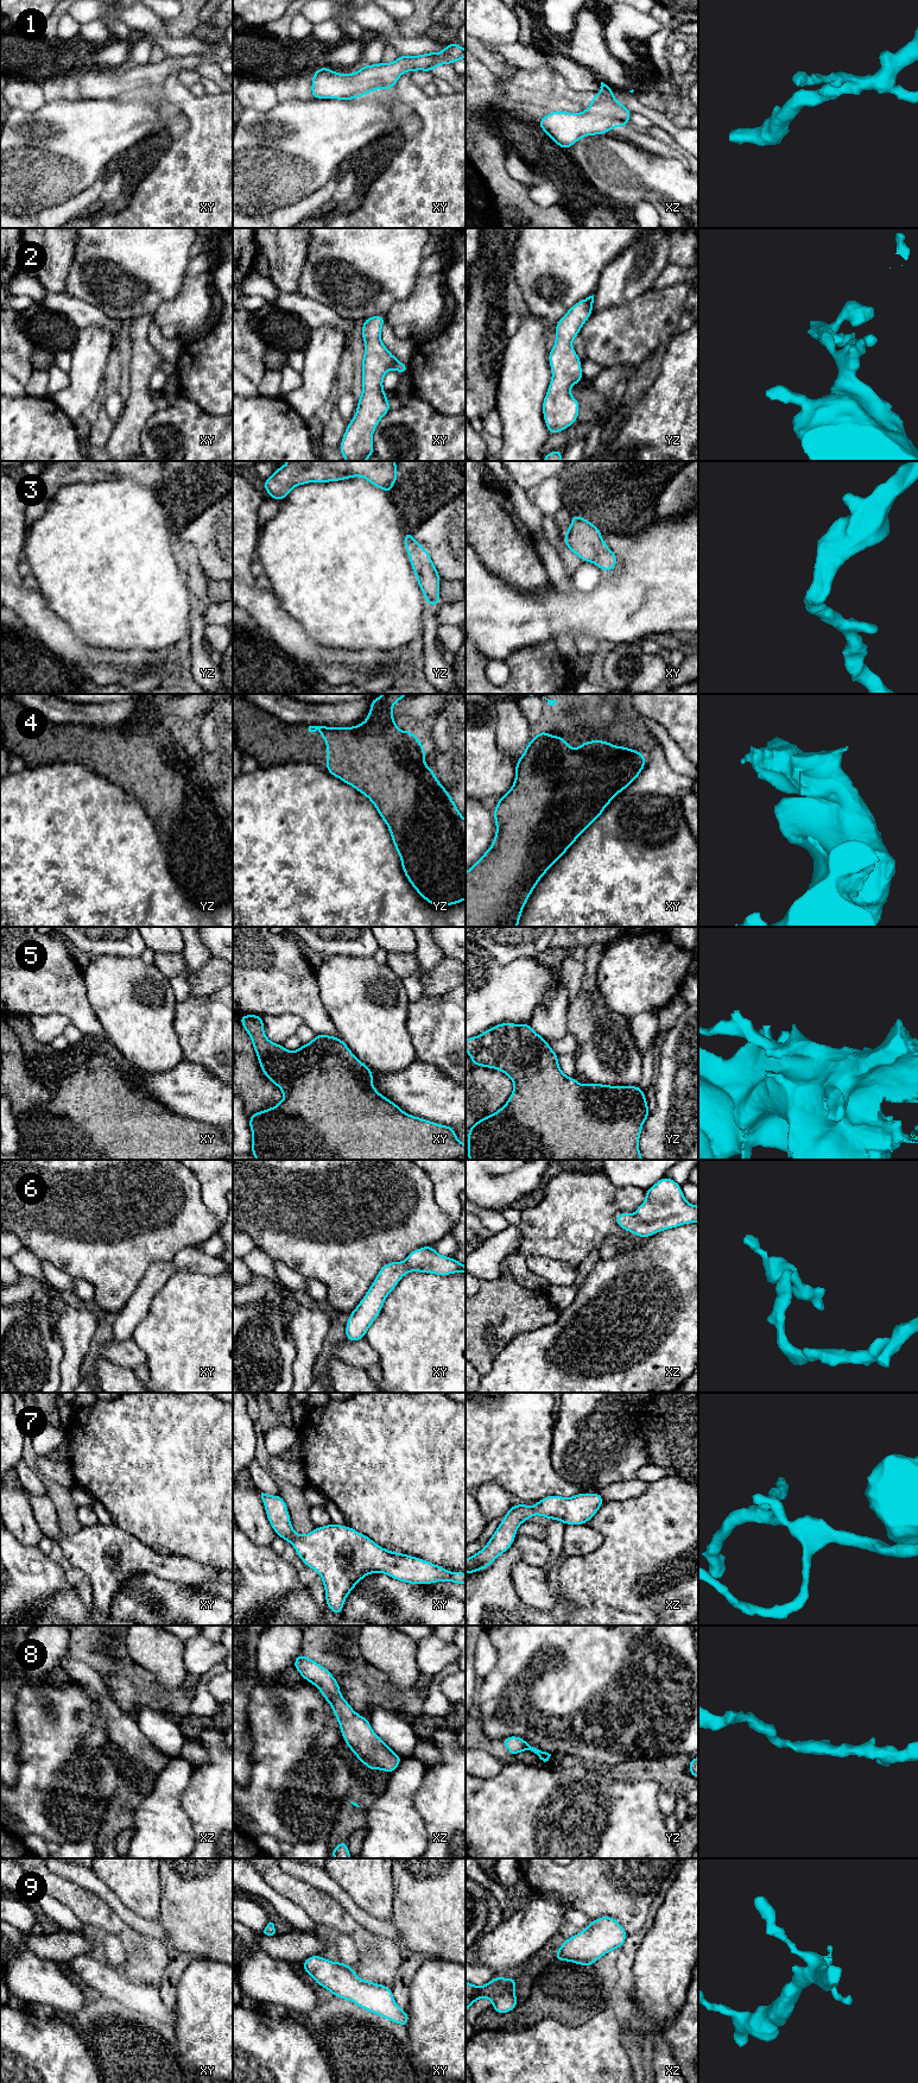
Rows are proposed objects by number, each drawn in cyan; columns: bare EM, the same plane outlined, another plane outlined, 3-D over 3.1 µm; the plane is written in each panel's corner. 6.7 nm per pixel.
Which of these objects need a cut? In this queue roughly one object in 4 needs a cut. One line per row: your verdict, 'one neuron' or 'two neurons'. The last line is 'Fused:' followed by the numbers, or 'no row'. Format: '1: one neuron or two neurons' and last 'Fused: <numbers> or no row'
1: one neuron
2: one neuron
3: one neuron
4: one neuron
5: one neuron
6: one neuron
7: one neuron
8: one neuron
9: one neuron
Fused: no row

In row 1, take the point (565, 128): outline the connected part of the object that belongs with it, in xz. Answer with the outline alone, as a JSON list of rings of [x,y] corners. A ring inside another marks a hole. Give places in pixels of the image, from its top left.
[[[601,82],[601,91],[590,97],[591,106],[581,113],[550,112],[538,125],[561,149],[570,149],[587,135],[606,134],[613,127],[626,127],[632,112],[610,93],[616,90]]]

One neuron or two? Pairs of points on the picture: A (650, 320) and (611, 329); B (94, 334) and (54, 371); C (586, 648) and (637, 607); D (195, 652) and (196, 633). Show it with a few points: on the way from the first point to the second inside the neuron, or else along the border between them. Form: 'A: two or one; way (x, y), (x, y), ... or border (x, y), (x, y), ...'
A: one; way (640, 326), (637, 329), (620, 329)
B: two; border (69, 373), (69, 383), (51, 396)
C: two; border (575, 639), (589, 636), (605, 647)
D: one; way (195, 648), (196, 638)

